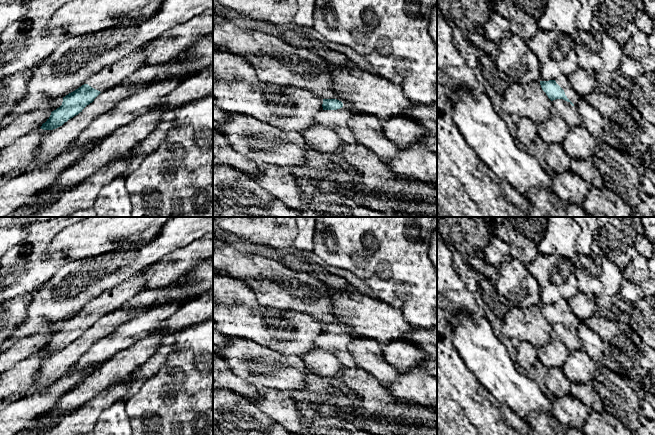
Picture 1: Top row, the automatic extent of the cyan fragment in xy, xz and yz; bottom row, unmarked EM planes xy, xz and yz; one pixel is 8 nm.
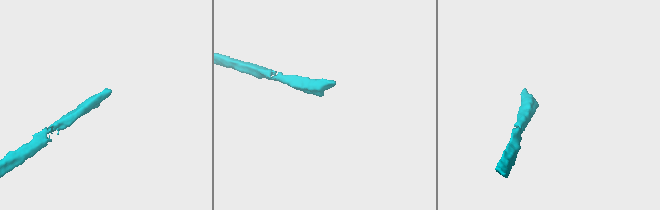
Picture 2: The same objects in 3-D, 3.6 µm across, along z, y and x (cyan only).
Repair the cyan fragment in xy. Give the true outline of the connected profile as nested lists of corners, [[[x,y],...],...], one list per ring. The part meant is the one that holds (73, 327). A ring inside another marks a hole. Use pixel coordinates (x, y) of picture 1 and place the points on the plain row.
[[[141,273],[135,274],[117,286],[94,298],[84,309],[63,321],[62,329],[51,336],[50,341],[40,351],[53,354],[78,339],[102,316],[112,313],[145,288]]]

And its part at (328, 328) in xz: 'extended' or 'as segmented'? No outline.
extended

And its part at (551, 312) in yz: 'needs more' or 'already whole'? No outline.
needs more

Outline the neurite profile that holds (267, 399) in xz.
[[[258,387],[258,398],[248,398],[262,413],[273,419],[287,431],[300,435],[307,428],[301,423],[303,418],[297,404],[291,399],[289,392]]]

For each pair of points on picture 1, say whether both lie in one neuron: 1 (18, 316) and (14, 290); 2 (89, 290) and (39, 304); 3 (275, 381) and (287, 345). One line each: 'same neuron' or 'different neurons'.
1: different neurons
2: same neuron
3: different neurons

